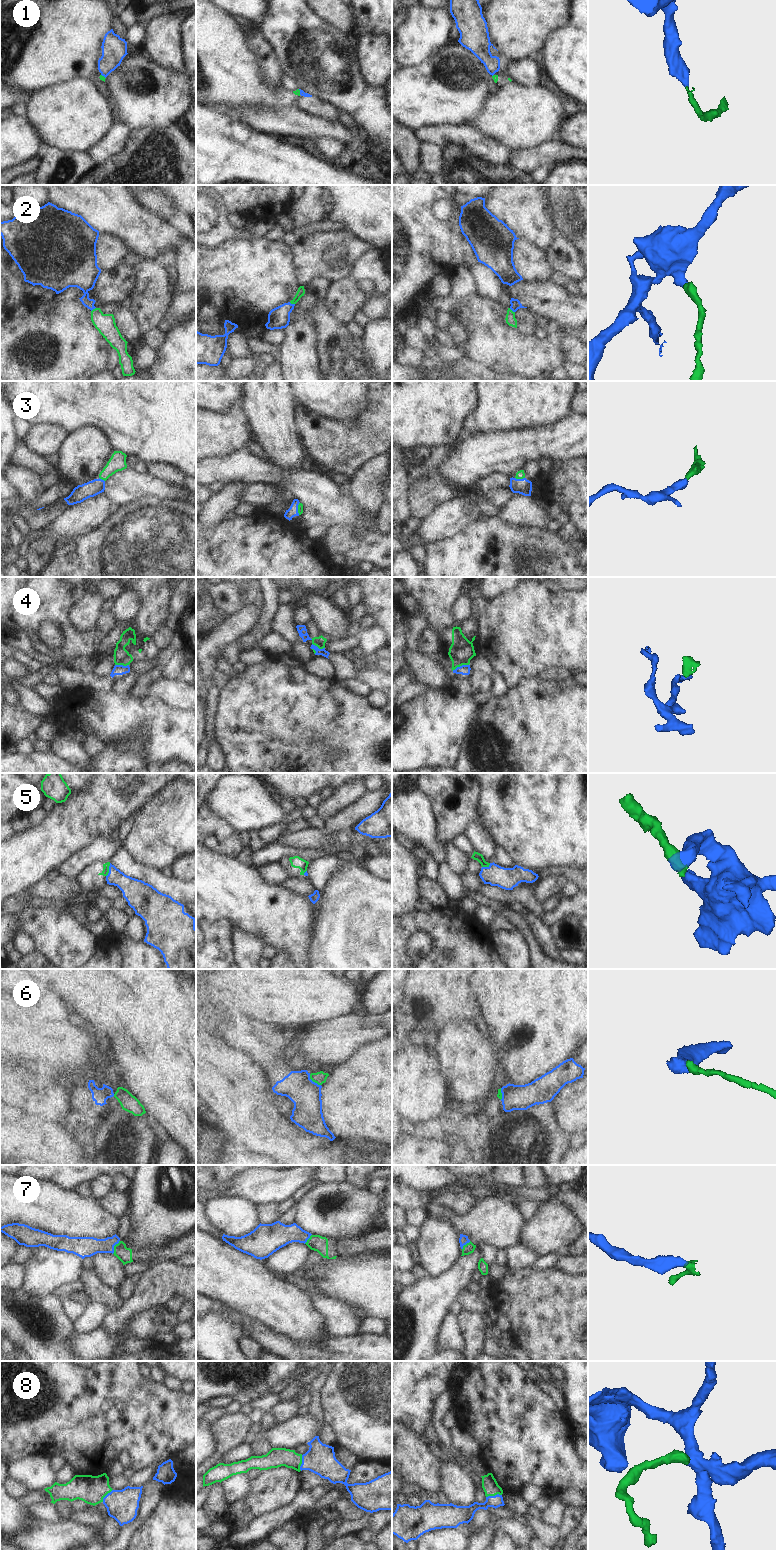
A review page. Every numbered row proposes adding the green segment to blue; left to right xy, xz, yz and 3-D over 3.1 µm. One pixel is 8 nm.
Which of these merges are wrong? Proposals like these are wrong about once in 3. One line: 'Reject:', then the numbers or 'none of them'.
Reject: 1, 5, 6

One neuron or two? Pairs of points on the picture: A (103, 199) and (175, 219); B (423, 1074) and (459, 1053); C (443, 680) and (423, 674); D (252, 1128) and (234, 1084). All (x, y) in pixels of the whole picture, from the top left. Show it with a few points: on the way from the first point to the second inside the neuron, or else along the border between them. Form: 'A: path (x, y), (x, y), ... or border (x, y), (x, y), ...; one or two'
A: border (157, 215), (177, 229); two
B: border (434, 1048), (439, 1060), (439, 1067), (448, 1087); two
C: path (438, 679), (432, 674), (428, 674); one
D: path (252, 1117), (237, 1095); one

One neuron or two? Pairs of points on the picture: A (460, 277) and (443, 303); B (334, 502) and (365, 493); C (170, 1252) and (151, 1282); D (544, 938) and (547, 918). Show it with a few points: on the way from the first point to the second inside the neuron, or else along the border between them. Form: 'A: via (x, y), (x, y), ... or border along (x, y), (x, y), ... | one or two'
A: via (460, 284), (460, 289), (450, 299) | one
B: border along (347, 493), (363, 514), (362, 518) | two
C: border along (174, 1259), (152, 1263) | two
D: border along (541, 918), (549, 928) | two

